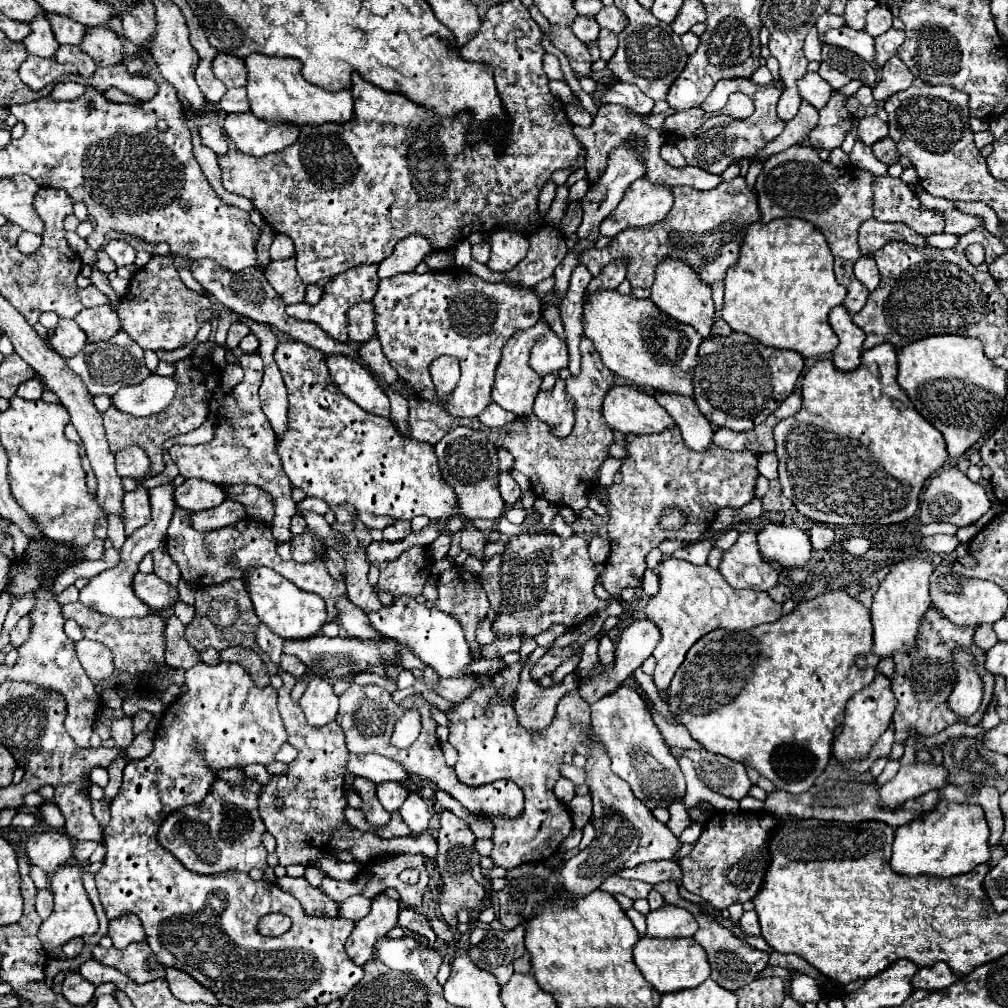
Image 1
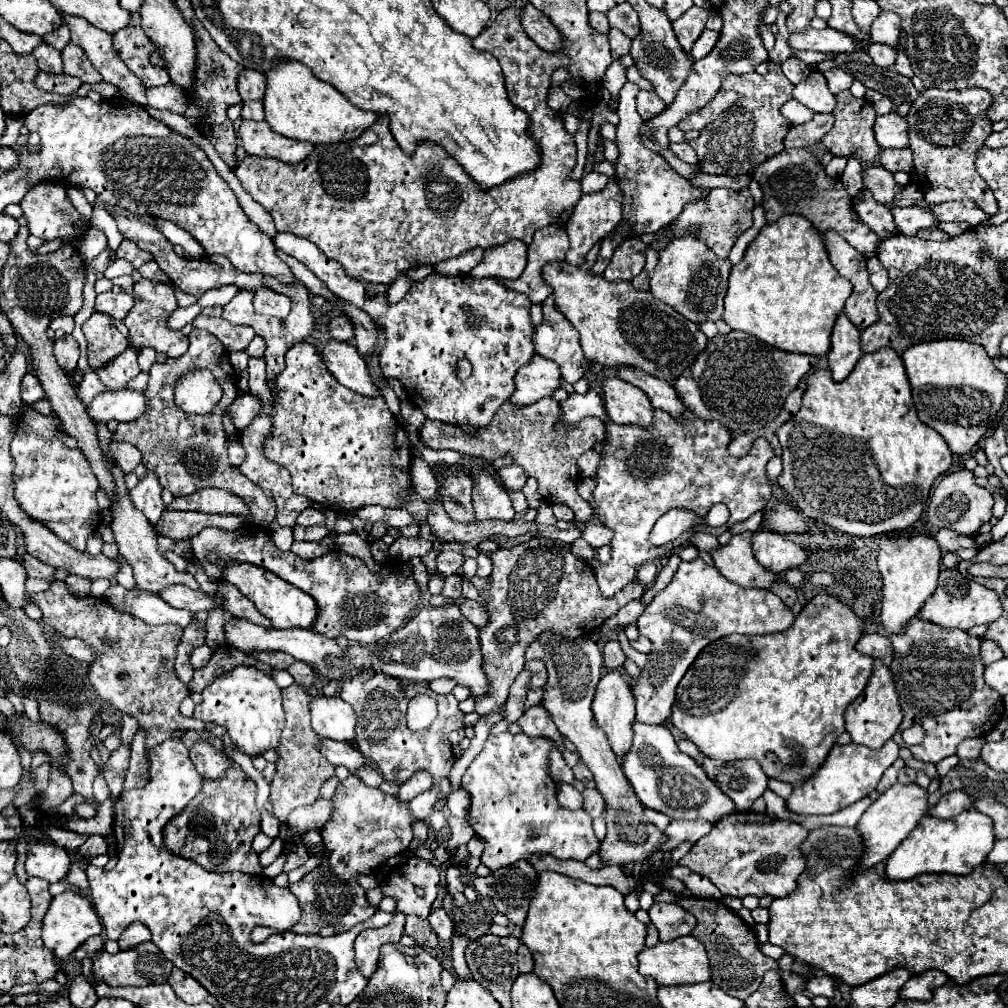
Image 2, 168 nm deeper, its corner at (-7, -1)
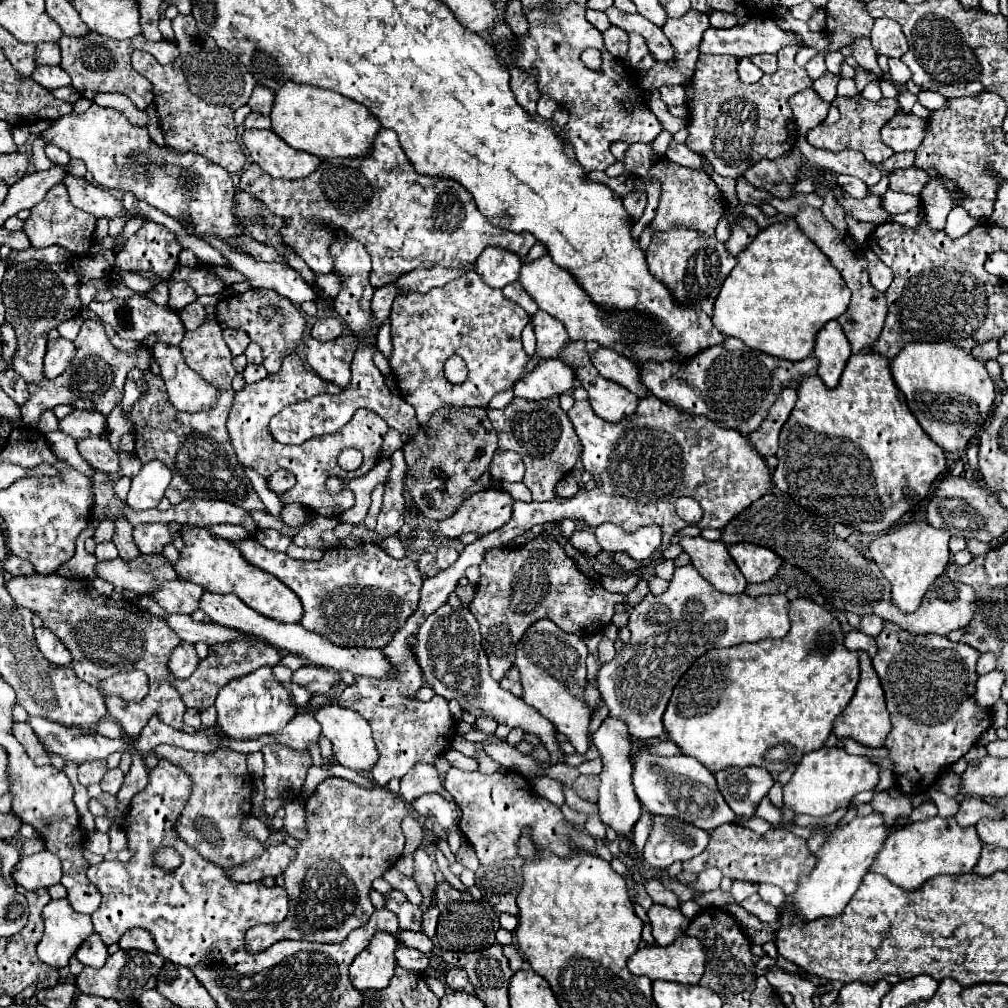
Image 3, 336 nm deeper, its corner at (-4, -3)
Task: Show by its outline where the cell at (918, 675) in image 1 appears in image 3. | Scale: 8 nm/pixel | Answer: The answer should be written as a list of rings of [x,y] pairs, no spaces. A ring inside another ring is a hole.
[[[893,621],[883,623],[883,631],[877,637],[877,647],[879,651],[873,657],[873,667],[881,679],[893,723],[893,731],[889,733],[885,747],[891,751],[891,761],[895,763],[895,777],[897,783],[901,783],[901,791],[907,795],[917,795],[927,791],[927,787],[939,779],[945,767],[963,757],[993,723],[991,711],[979,707],[975,701],[975,665],[981,653],[965,643],[953,643],[945,635],[909,633],[897,627]]]

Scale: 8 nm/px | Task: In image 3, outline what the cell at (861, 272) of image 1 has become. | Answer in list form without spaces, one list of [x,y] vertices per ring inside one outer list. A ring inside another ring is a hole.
[[[869,249],[865,251],[865,257],[869,261],[869,279],[871,279],[871,285],[877,289],[877,291],[887,291],[887,287],[891,285],[891,279],[893,279],[893,273],[889,271],[889,267],[885,267],[885,263],[881,263],[877,259],[877,255]]]

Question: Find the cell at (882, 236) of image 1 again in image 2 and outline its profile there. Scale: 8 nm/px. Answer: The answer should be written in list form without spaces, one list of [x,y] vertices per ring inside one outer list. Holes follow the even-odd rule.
[[[862,189],[854,197],[854,211],[860,215],[864,225],[868,225],[880,239],[888,239],[898,233],[890,209],[886,205],[878,205],[878,201],[872,197],[872,193],[868,193],[868,189]]]

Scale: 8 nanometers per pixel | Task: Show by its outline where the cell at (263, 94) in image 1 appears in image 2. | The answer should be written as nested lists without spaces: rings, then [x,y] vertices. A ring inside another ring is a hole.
[[[296,61],[278,63],[274,69],[266,73],[266,77],[268,77],[268,87],[264,95],[266,121],[276,133],[284,137],[296,141],[310,141],[314,145],[352,141],[378,119],[376,113],[356,109],[356,105],[352,105],[340,91],[316,79],[312,71],[308,71],[304,65],[298,65]]]

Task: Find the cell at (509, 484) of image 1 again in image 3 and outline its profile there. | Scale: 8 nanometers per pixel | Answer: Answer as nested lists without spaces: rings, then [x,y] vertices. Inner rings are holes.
[[[497,451],[497,455],[491,461],[491,477],[501,483],[517,483],[523,481],[525,475],[525,465],[521,457],[515,451]]]

